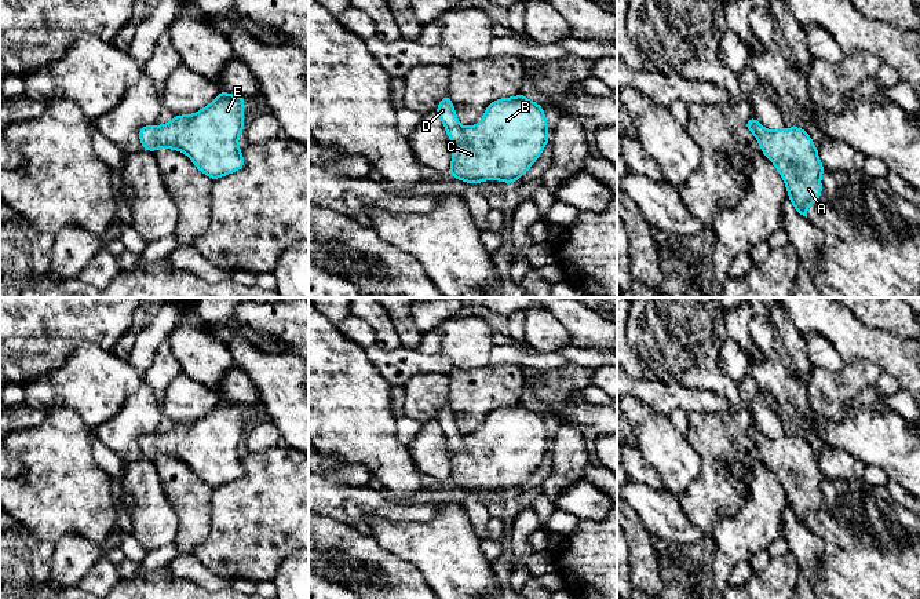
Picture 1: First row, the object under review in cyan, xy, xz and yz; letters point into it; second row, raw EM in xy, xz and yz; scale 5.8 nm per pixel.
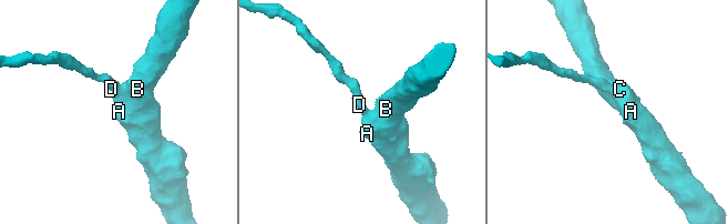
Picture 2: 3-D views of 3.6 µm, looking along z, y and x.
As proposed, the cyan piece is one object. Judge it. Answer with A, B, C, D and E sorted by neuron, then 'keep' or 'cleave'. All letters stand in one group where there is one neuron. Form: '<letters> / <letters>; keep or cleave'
A B C D E; keep

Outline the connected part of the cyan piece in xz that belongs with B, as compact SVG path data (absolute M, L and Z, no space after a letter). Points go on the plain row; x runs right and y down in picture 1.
M449 402L438 416L439 424L449 448L452 449L452 472L449 481L454 487L467 492L485 489L516 490L540 465L550 450L547 427L539 412L529 409L523 402L493 409L486 414L482 428L471 435L459 431Z

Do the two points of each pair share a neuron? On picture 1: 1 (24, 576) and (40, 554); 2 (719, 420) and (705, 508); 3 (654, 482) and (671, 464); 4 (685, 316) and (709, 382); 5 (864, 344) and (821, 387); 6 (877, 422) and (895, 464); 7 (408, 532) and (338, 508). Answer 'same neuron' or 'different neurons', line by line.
1: same neuron
2: same neuron
3: different neurons
4: same neuron
5: different neurons
6: same neuron
7: different neurons

